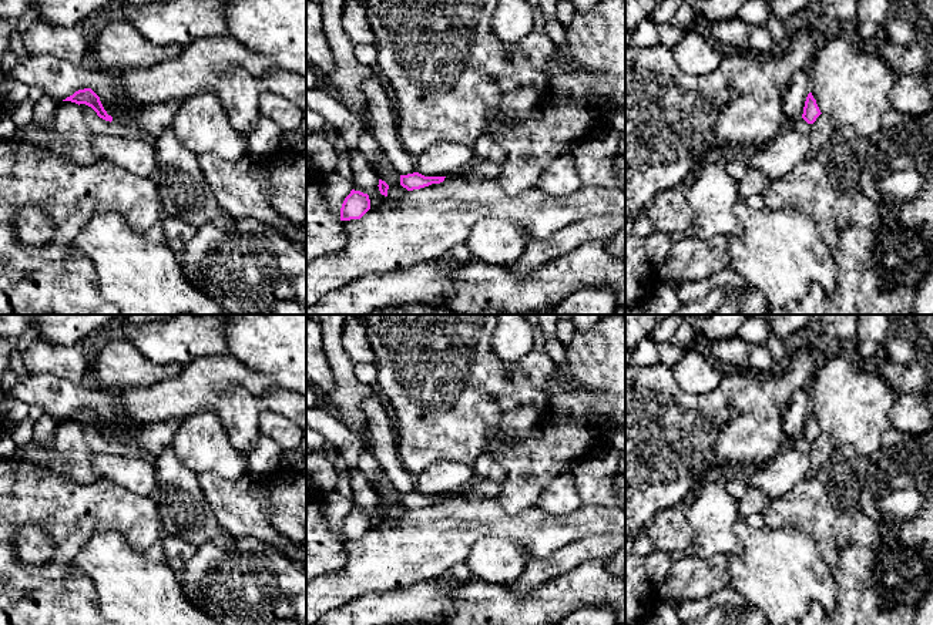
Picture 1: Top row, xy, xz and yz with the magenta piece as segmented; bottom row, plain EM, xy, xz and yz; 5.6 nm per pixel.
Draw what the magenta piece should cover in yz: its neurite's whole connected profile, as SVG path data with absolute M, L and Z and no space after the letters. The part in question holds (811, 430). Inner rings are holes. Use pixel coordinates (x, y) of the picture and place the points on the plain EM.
M809 411L805 420L802 437L808 443L813 443L820 433L822 431L816 423L816 419L813 417L812 411Z

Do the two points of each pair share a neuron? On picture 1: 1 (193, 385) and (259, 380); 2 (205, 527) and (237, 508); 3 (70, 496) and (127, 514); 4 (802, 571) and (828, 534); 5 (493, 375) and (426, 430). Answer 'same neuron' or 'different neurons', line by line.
1: same neuron
2: different neurons
3: same neuron
4: different neurons
5: same neuron

